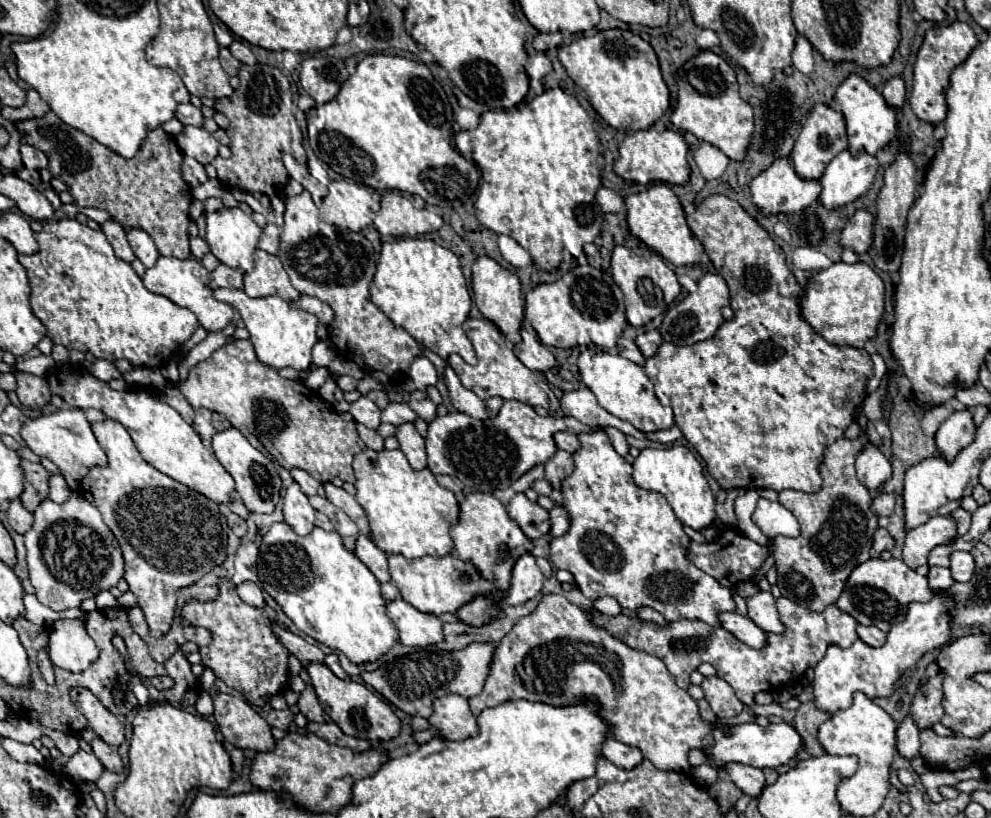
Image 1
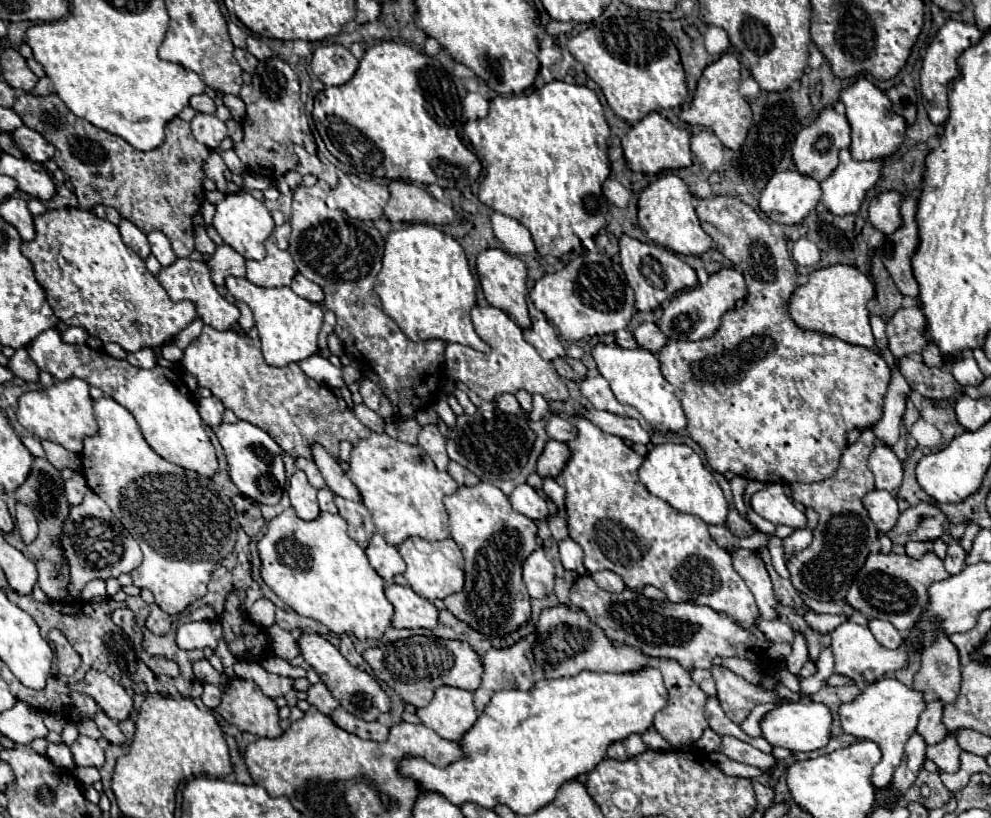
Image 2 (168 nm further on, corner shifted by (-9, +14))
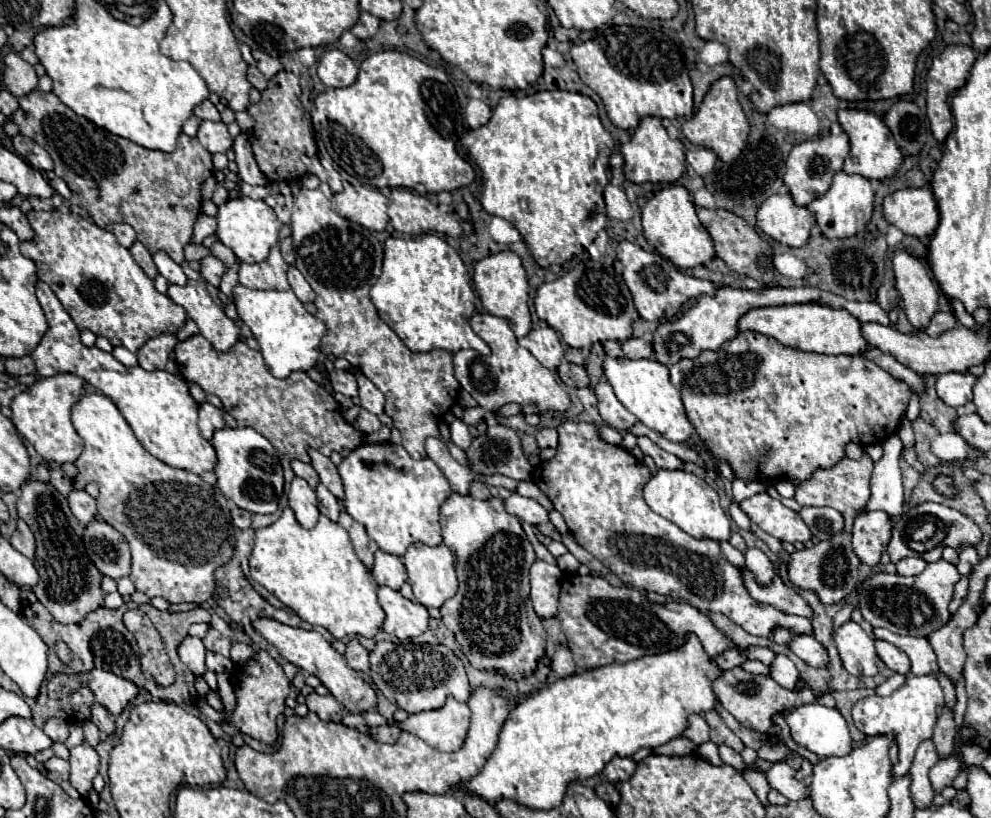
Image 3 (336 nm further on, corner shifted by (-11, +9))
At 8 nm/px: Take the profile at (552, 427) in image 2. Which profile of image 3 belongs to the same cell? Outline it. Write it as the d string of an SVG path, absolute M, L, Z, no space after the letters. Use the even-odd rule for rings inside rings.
M541 428L535 432L537 446L543 448L557 448L557 430L555 428Z

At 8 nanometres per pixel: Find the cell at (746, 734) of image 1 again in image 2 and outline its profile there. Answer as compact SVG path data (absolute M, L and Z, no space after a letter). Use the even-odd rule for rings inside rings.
M809 699L775 707L773 711L765 713L765 717L761 719L761 735L773 747L783 747L789 751L809 753L809 751L825 747L831 739L829 729L831 729L831 711L823 703L813 703Z

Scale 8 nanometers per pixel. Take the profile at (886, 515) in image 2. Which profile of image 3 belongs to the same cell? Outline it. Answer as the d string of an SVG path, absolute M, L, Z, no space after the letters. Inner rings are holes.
M885 512L859 514L853 524L853 552L865 566L877 566L891 538L891 524Z

